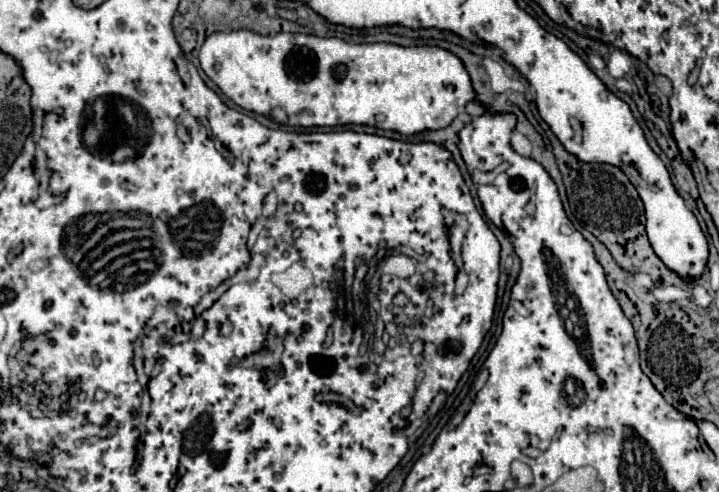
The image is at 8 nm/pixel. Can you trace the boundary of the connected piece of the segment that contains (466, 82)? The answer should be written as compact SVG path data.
M232 30L232 32L214 32L208 36L208 40L202 44L200 50L200 66L206 72L206 76L240 108L252 110L256 114L270 116L274 108L280 108L286 112L286 124L288 126L346 126L346 124L368 124L376 126L382 130L396 130L404 136L418 134L422 130L438 130L448 126L460 112L464 110L466 104L476 102L476 90L472 88L470 74L464 68L464 62L452 54L450 50L438 48L438 46L398 46L398 44L386 44L386 42L376 42L376 44L348 44L342 38L320 38L314 34L288 34L288 32L278 32L278 34L260 34L254 30Z

